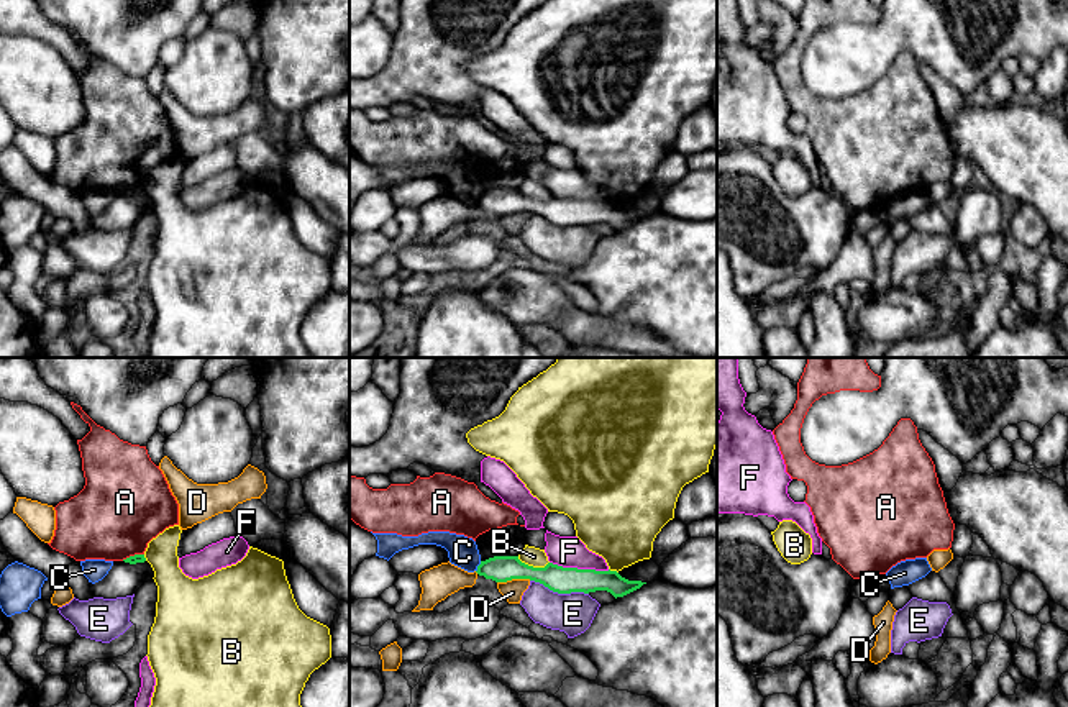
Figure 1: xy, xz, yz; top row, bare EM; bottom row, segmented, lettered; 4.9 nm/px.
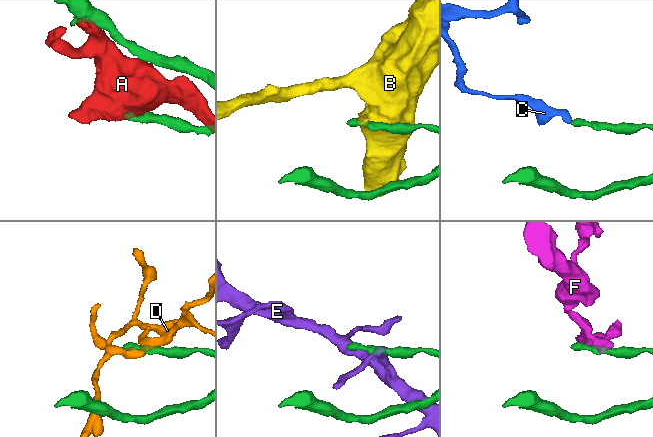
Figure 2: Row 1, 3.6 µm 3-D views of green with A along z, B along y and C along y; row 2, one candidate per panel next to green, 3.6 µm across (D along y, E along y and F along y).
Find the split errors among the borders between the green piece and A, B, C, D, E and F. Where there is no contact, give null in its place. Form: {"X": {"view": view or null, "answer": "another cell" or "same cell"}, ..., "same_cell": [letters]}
{"A": {"view": "xy", "answer": "another cell"}, "B": {"view": "xz", "answer": "another cell"}, "C": {"view": "xz", "answer": "another cell"}, "D": {"view": "xz", "answer": "another cell"}, "E": {"view": "xz", "answer": "another cell"}, "F": {"view": "xz", "answer": "another cell"}, "same_cell": []}

